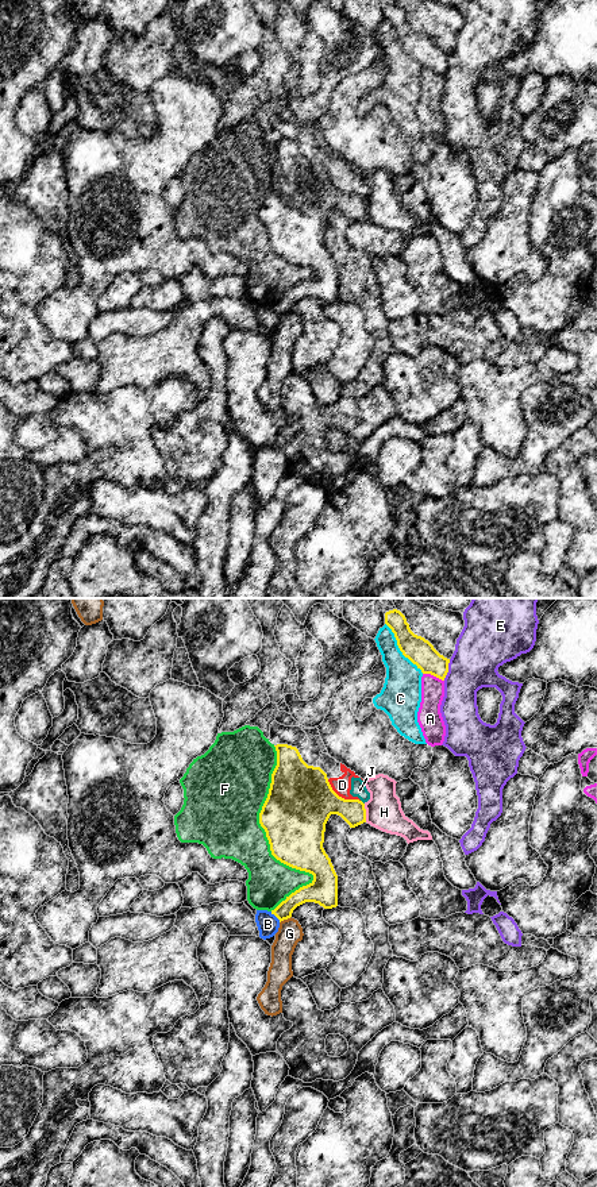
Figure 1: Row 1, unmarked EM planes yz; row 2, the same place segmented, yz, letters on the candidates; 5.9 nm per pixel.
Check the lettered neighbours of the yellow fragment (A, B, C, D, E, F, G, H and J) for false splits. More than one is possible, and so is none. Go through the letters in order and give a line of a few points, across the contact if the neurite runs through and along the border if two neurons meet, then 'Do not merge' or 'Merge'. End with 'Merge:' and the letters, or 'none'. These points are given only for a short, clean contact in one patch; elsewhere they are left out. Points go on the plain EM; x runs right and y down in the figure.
A: Do not merge
B: Line: yz (270, 307), (280, 316). Do not merge
C: Do not merge
D: Do not merge
E: Line: yz (450, 54), (447, 69), (443, 74). Do not merge
F: Do not merge
G: Line: yz (291, 311), (280, 318). Do not merge
H: Do not merge
J: Do not merge
Merge: none

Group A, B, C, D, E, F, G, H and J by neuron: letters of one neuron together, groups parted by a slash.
A / B / C / D J / E / F / G / H

